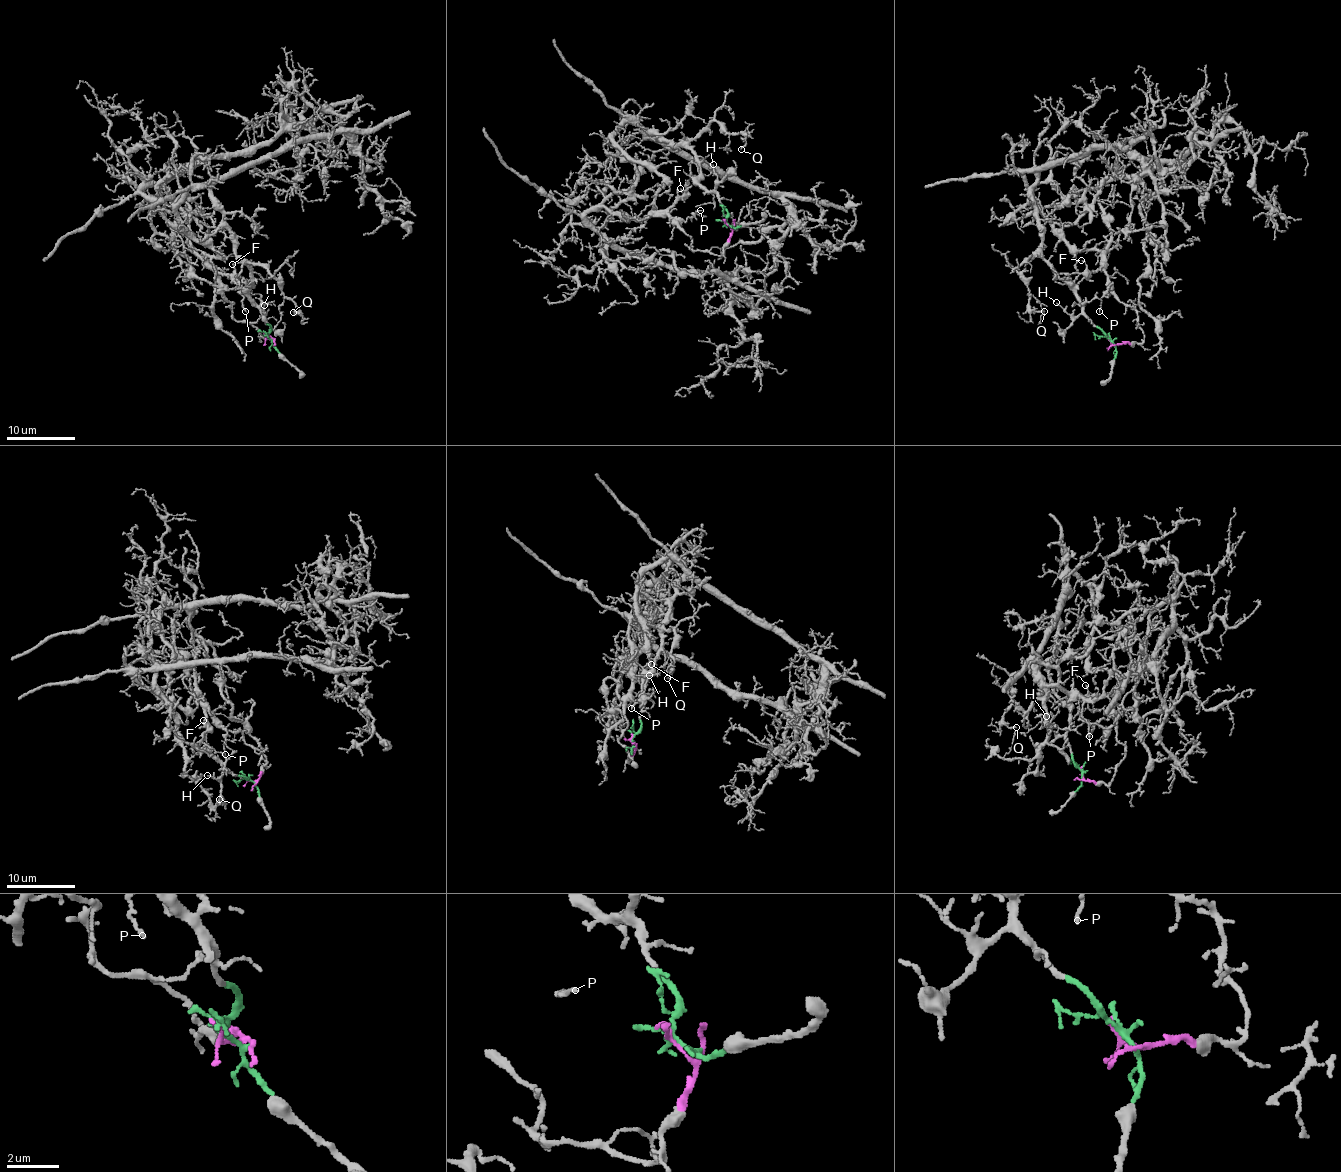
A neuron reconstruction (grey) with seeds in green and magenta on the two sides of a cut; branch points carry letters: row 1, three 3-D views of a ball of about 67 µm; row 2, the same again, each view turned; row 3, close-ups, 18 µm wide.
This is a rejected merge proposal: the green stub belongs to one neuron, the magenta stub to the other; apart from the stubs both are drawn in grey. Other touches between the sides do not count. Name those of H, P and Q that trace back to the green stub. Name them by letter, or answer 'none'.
H, Q

